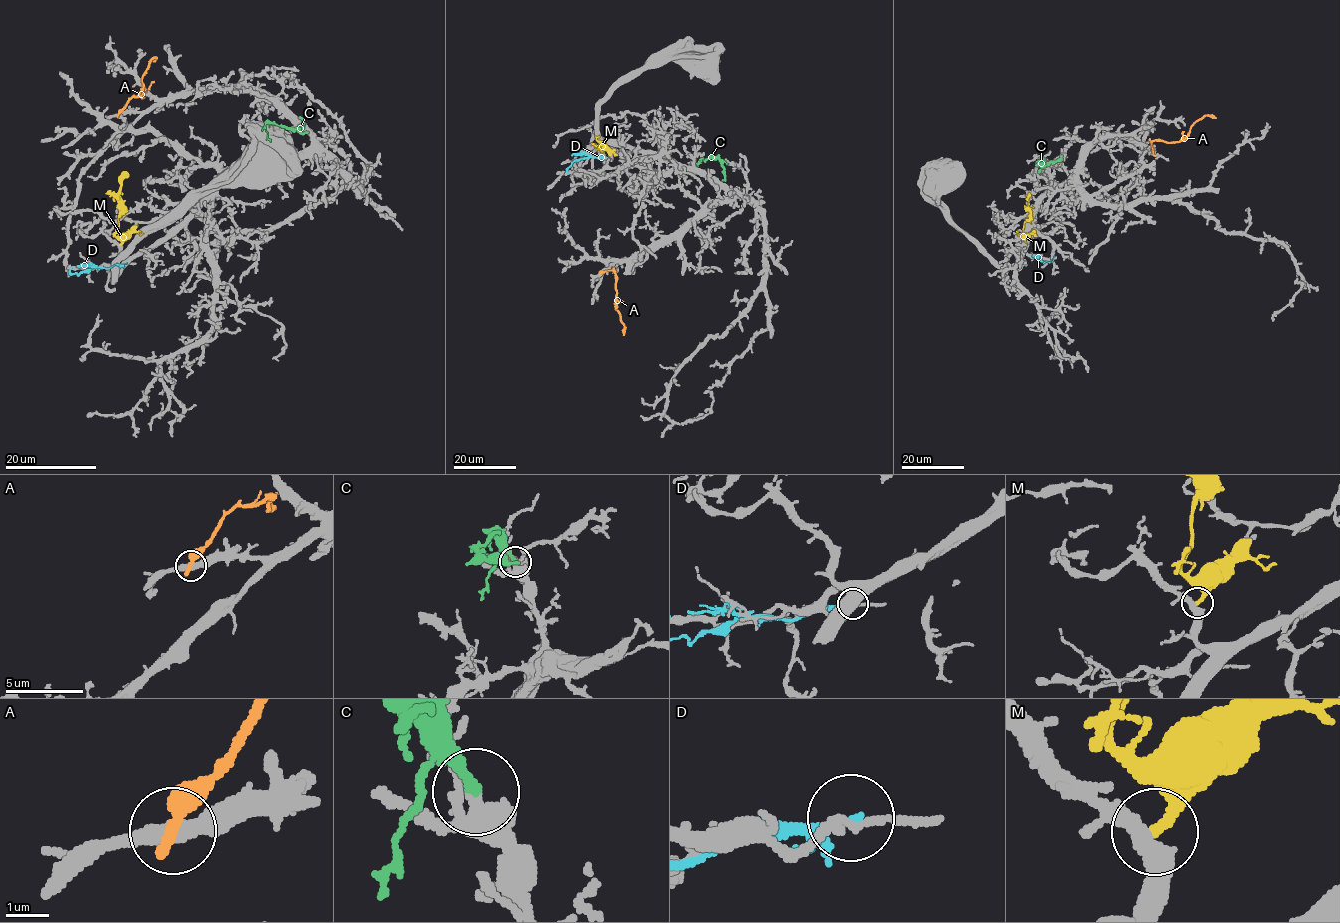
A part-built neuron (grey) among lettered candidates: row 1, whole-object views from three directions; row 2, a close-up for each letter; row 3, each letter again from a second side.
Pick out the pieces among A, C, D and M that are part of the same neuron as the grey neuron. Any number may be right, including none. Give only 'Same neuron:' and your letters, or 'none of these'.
Same neuron: C

